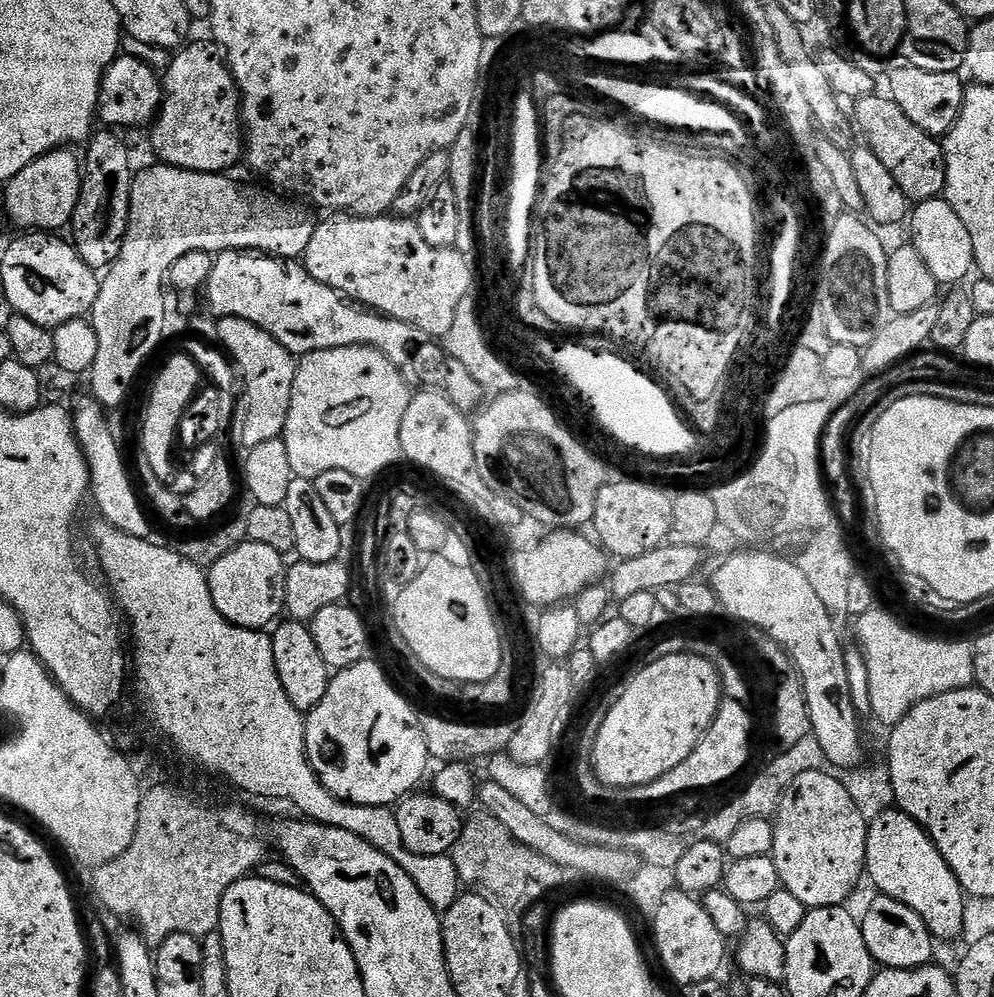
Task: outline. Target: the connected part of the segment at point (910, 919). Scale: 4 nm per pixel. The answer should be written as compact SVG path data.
M877 895L876 901L865 910L860 920L862 938L866 938L866 950L870 950L873 961L884 968L922 968L931 965L934 960L934 937L931 930L902 902L898 902L889 896Z

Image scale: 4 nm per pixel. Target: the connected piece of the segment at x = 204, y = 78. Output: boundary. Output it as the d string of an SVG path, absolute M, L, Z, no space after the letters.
M200 40L197 44L185 43L169 59L166 71L162 76L164 103L160 106L160 115L151 125L152 148L160 155L163 163L173 168L185 168L191 172L227 173L236 163L241 163L246 152L246 132L242 127L242 101L236 79L228 68L228 61L215 42Z

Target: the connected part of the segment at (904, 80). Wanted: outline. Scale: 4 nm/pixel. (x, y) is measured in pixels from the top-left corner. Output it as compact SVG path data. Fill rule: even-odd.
M907 62L901 65L901 68L892 68L888 72L887 91L890 93L890 99L902 106L906 118L910 118L910 122L914 122L918 130L926 130L926 134L937 138L947 136L954 122L958 122L962 114L966 84L965 81L960 81L961 73L931 72Z

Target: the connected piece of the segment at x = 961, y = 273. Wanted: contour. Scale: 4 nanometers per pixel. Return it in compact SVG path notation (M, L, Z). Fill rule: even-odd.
M943 198L935 200L921 200L911 209L910 225L912 224L912 236L910 242L918 250L918 254L922 254L922 262L926 262L926 267L930 270L930 274L934 274L937 285L952 284L948 286L956 286L959 280L967 281L973 275L976 259L974 258L974 242L970 242L970 233L966 230L966 226L962 223L962 218L958 218L958 214L954 214L954 210L948 205L948 201Z

